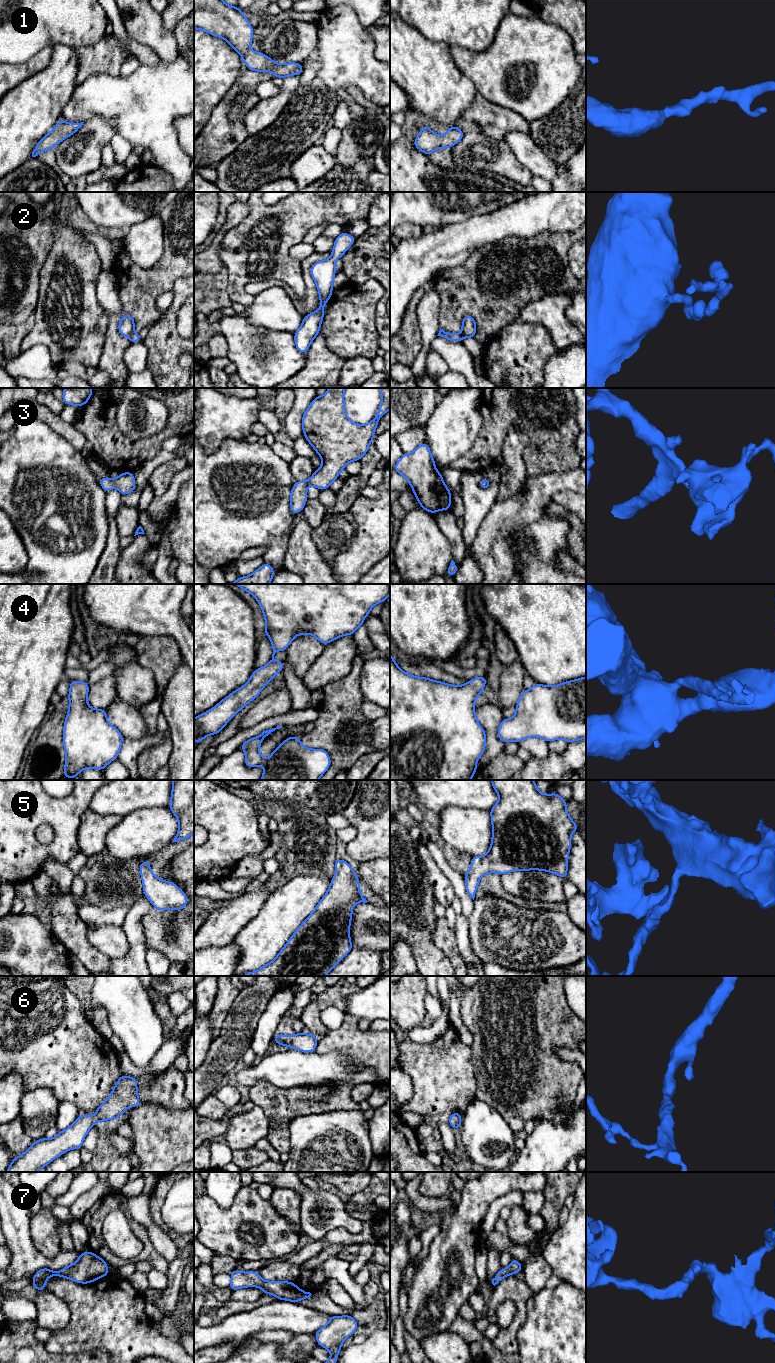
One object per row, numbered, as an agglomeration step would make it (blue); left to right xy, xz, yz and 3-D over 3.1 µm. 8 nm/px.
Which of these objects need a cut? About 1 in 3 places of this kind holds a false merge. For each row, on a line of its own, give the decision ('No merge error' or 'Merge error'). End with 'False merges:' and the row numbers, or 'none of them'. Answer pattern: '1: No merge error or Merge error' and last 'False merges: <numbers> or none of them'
1: No merge error
2: No merge error
3: No merge error
4: No merge error
5: No merge error
6: No merge error
7: No merge error
False merges: none of them

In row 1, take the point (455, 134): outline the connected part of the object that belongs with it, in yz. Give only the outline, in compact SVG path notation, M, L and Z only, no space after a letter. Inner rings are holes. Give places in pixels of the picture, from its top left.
M423 125L413 144L417 149L429 156L434 150L439 148L451 149L456 143L462 140L463 136L463 131L457 126L447 128L446 134L439 136L429 126Z

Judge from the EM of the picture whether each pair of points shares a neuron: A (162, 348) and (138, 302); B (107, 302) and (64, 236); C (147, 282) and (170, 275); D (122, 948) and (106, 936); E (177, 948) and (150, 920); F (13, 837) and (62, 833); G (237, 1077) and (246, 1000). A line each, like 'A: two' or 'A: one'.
A: two
B: two
C: one
D: one
E: one
F: one
G: two

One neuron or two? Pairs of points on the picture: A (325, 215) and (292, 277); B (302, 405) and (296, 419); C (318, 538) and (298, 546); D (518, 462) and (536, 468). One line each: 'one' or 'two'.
A: one
B: one
C: two
D: two

